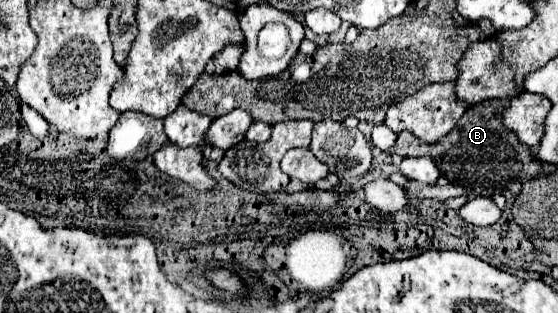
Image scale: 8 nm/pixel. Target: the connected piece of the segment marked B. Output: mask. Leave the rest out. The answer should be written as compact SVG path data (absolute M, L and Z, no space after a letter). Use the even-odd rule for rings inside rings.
M494 99L484 101L478 105L472 105L466 109L462 119L456 123L456 127L444 135L438 143L424 143L418 141L414 135L402 131L398 133L398 139L388 155L398 157L432 157L436 161L436 167L440 169L442 177L446 177L454 185L464 185L470 189L504 189L510 181L526 181L530 177L536 177L542 171L542 165L534 161L534 155L530 147L522 145L514 133L506 131L502 125L502 111L508 107L508 99Z

